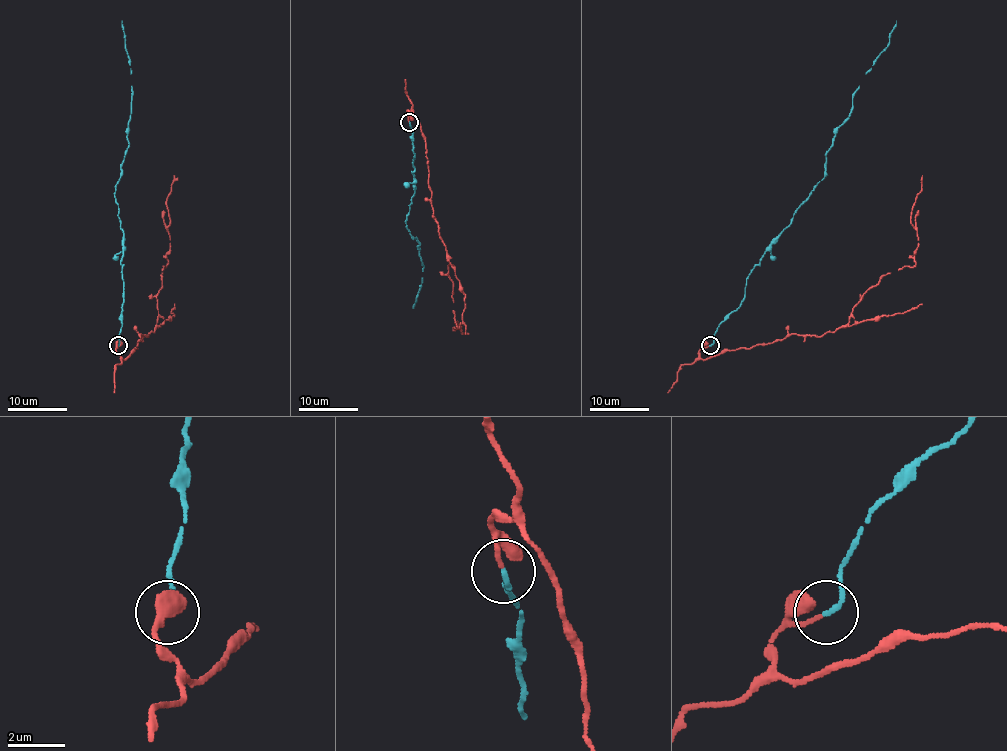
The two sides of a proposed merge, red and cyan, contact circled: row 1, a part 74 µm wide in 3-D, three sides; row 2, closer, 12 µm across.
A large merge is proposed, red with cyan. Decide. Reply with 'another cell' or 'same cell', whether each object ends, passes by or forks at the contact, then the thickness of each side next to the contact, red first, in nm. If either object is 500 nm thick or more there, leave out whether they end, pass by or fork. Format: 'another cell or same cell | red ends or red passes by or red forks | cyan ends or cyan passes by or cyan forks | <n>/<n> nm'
same cell | red ends | cyan ends | 140/170 nm

